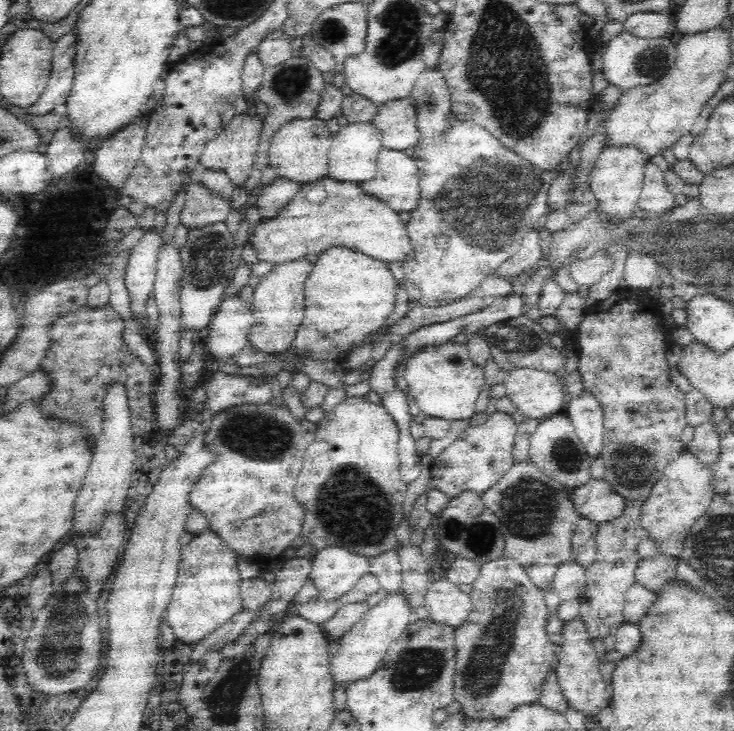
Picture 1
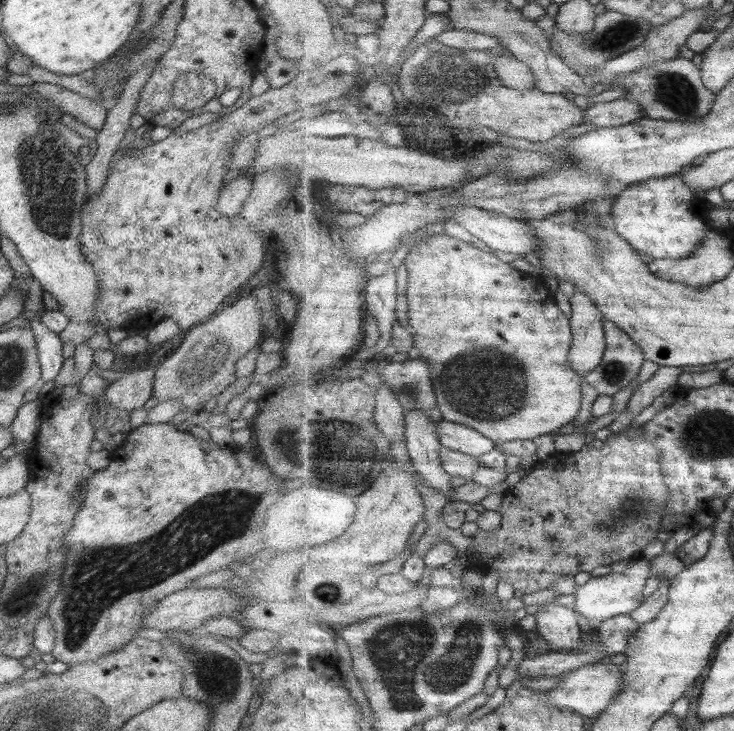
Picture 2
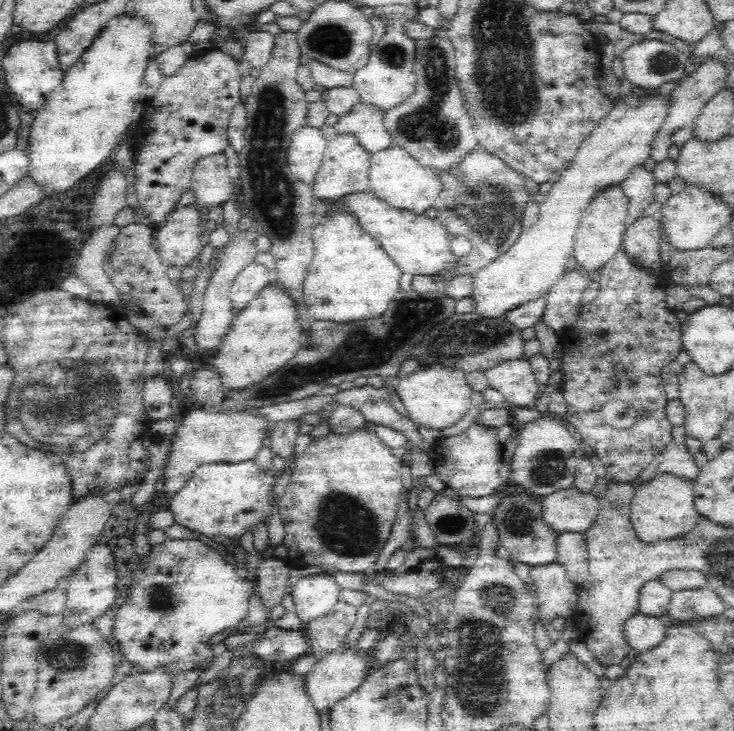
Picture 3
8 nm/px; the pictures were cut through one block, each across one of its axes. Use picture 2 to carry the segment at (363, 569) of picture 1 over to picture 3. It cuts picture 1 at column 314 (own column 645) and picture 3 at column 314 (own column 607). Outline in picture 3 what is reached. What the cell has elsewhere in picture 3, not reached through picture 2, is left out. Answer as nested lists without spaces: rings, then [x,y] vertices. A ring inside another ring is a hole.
[[[324,572],[302,577],[291,590],[294,611],[302,625],[329,614],[339,600],[341,587],[335,579]]]

